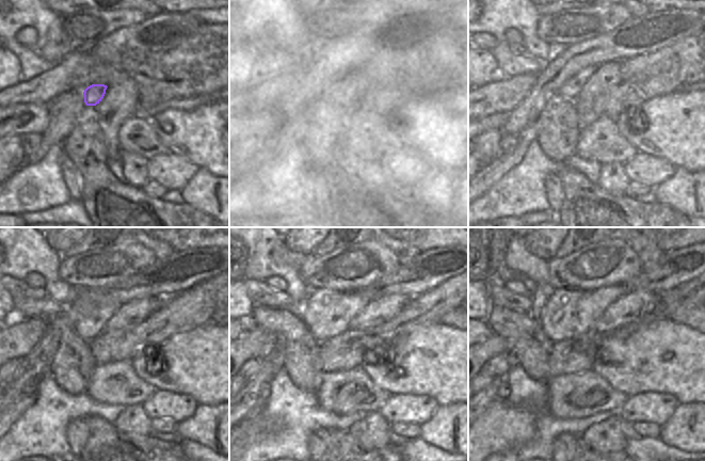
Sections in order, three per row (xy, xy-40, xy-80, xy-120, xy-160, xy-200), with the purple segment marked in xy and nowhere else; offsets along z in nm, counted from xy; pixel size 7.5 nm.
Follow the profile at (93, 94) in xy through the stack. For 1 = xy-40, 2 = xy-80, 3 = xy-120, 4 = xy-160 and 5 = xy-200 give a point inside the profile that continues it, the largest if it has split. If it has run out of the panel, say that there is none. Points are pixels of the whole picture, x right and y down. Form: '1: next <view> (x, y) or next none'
1: next xy-40 (336, 84)
2: next xy-80 (570, 90)
3: next xy-120 (90, 326)
4: next xy-160 (326, 313)
5: next xy-200 (569, 313)

